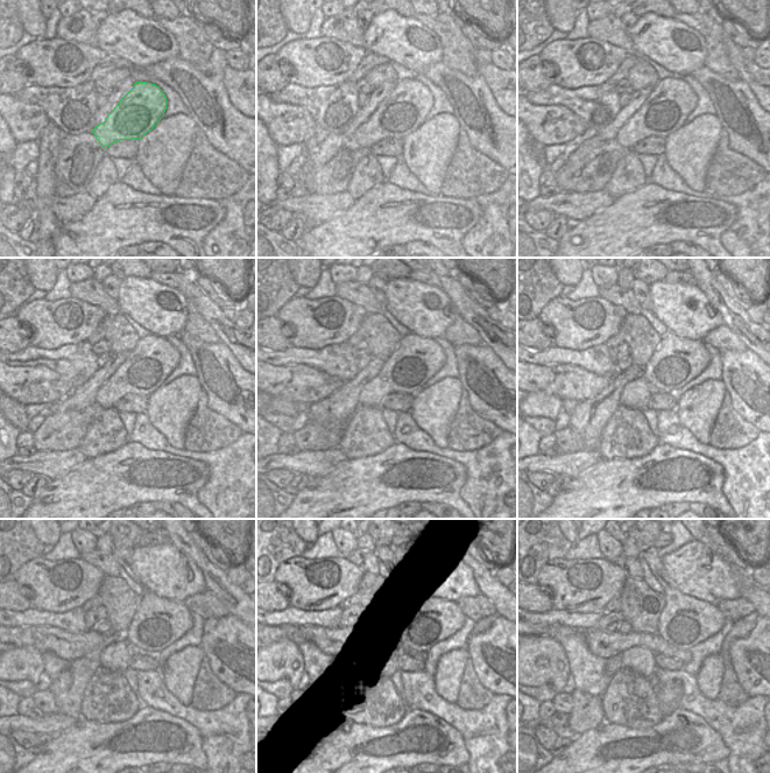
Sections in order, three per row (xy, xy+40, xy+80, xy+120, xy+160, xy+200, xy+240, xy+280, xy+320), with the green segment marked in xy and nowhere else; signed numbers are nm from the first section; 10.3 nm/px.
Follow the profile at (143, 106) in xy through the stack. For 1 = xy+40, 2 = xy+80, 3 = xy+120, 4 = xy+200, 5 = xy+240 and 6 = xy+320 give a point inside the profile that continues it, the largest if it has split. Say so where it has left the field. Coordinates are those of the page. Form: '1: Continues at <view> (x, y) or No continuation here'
1: Continues at xy+40 (404, 110)
2: Continues at xy+80 (665, 110)
3: Continues at xy+120 (153, 359)
4: Continues at xy+200 (676, 362)
5: Continues at xy+240 (157, 623)
6: Continues at xy+320 (684, 622)

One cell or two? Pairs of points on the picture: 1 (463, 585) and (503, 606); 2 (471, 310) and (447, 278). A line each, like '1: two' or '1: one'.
1: two
2: one

